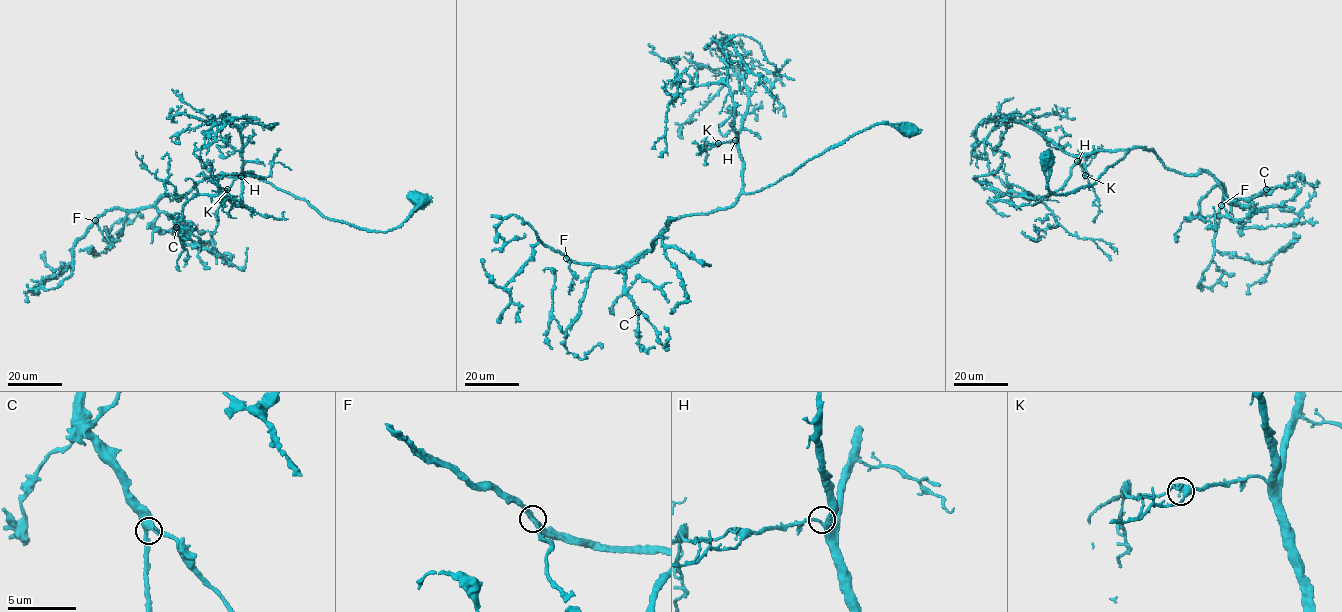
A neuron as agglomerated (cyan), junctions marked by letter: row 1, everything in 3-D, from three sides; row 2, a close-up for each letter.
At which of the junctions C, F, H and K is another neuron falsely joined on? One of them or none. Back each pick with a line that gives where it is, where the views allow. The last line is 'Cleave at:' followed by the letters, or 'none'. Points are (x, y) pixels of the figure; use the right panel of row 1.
Cleave at: none

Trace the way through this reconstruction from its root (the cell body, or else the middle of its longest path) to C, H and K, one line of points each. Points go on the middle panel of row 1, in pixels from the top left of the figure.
C: (909, 129), (871, 126), (730, 206), (676, 218), (651, 250), (623, 268), (625, 291), (638, 312)
H: (909, 129), (885, 124), (871, 126), (808, 159), (767, 187), (745, 193), (743, 159), (735, 140)
K: (909, 129), (885, 124), (871, 126), (767, 187), (745, 193), (738, 145), (733, 140), (718, 143)

